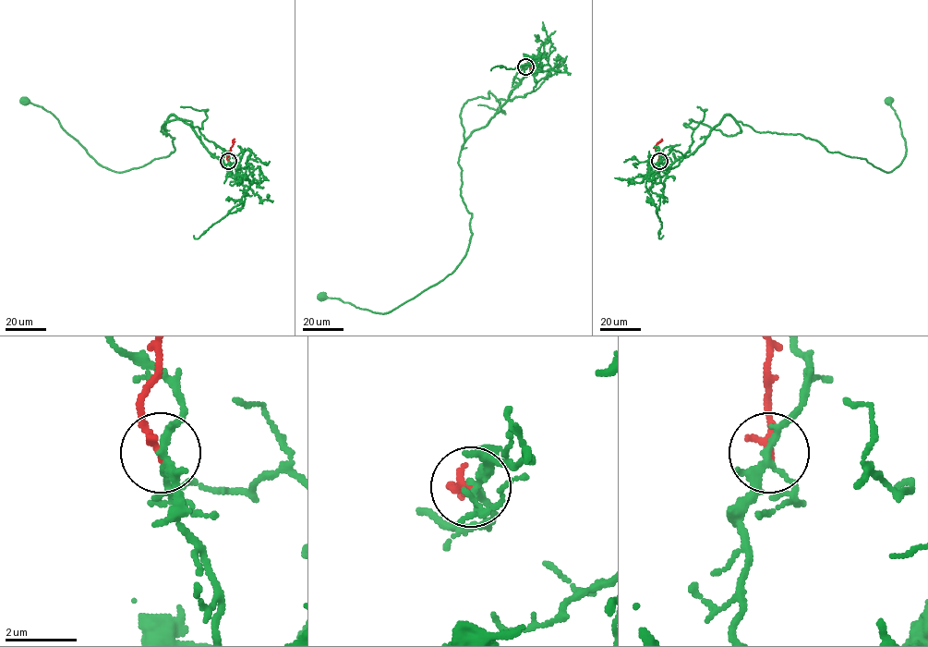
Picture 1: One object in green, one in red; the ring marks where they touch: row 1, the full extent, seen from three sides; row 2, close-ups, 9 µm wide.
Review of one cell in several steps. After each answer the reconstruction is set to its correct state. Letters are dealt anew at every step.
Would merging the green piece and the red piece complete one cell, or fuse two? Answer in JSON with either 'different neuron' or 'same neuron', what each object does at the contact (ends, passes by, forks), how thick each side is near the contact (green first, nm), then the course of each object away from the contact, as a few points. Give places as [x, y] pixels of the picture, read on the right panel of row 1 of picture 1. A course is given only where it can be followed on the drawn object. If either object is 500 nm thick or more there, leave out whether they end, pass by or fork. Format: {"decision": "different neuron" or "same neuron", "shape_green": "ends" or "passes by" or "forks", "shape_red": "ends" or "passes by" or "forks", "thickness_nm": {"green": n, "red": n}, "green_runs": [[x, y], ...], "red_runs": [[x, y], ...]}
{"decision": "different neuron", "shape_green": "forks", "shape_red": "ends", "thickness_nm": {"green": 190, "red": 200}, "green_runs": [[659, 161], [662, 177], [729, 115], [755, 131], [801, 134], [830, 152], [890, 172], [906, 148], [888, 101]], "red_runs": [[659, 161], [656, 148], [661, 139]]}

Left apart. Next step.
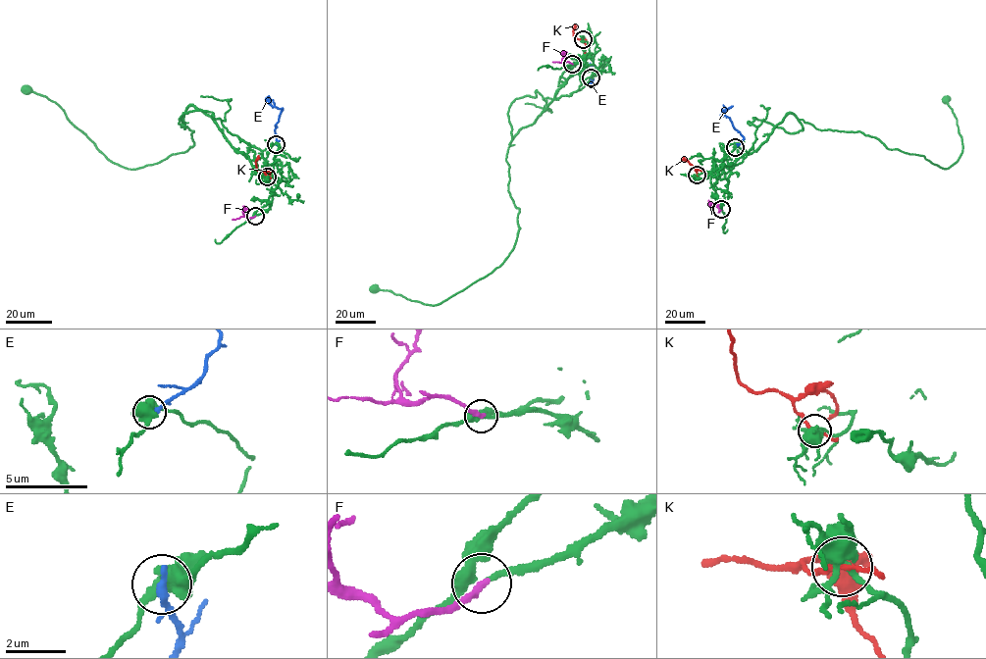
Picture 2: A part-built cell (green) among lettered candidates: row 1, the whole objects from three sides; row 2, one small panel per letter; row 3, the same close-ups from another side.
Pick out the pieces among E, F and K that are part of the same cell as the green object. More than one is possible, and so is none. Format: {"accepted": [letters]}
{"accepted": ["F"]}

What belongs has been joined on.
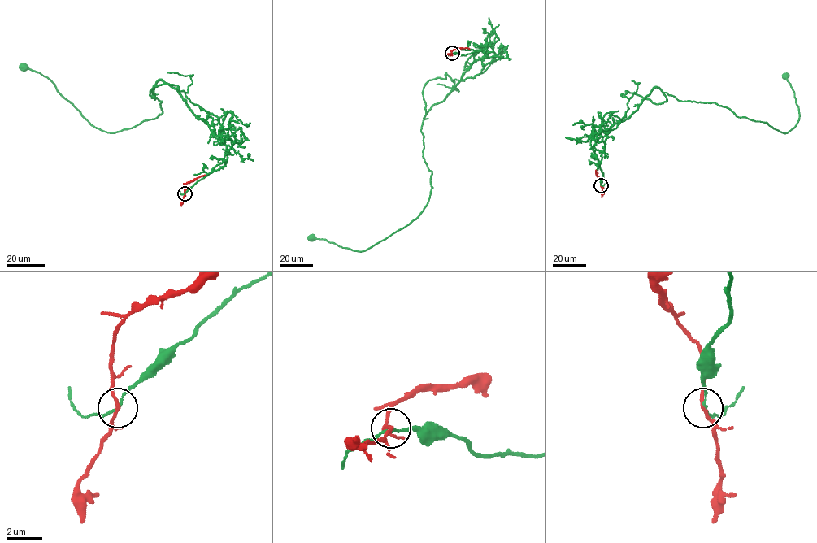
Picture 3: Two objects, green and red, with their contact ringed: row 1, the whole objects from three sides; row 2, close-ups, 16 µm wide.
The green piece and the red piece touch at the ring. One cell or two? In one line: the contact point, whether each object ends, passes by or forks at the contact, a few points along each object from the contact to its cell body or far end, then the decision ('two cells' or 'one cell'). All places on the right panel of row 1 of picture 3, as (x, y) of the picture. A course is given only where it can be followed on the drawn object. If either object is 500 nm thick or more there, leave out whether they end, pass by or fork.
(601, 185) | green passes by | red passes by | green via (601, 185), (598, 163), (606, 133), (656, 87), (678, 100), (714, 102), (786, 132), (799, 114), (785, 76) | red via (601, 185), (597, 169) | one cell

